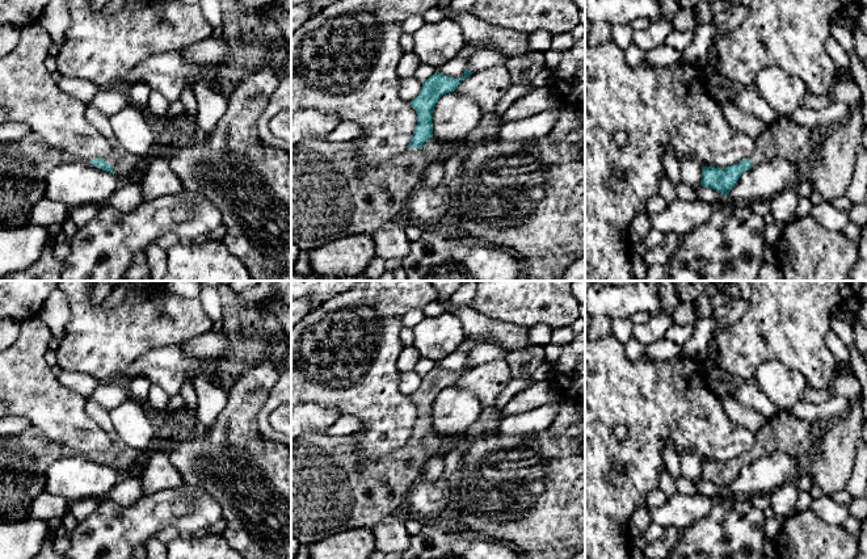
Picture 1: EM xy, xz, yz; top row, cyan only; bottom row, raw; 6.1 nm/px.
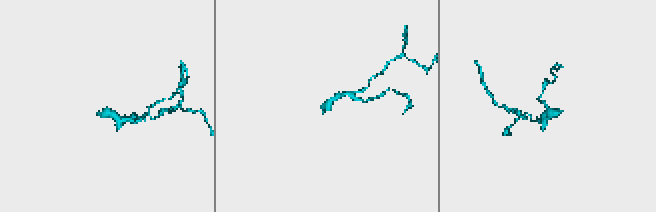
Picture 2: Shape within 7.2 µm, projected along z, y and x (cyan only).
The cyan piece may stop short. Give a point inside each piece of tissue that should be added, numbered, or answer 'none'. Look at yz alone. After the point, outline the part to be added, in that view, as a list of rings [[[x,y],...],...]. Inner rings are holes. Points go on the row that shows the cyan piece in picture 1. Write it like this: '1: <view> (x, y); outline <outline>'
1: yz (785, 139); outline [[[786,117],[776,119],[756,139],[756,151],[749,157],[753,165],[774,159],[790,161],[797,167],[807,165],[820,150],[820,131],[822,127],[797,125]]]

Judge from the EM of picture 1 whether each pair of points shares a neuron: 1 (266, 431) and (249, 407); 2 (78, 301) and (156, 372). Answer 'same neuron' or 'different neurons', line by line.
1: different neurons
2: different neurons

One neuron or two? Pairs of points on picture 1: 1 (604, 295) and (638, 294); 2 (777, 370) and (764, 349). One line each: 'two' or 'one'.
1: one
2: two

